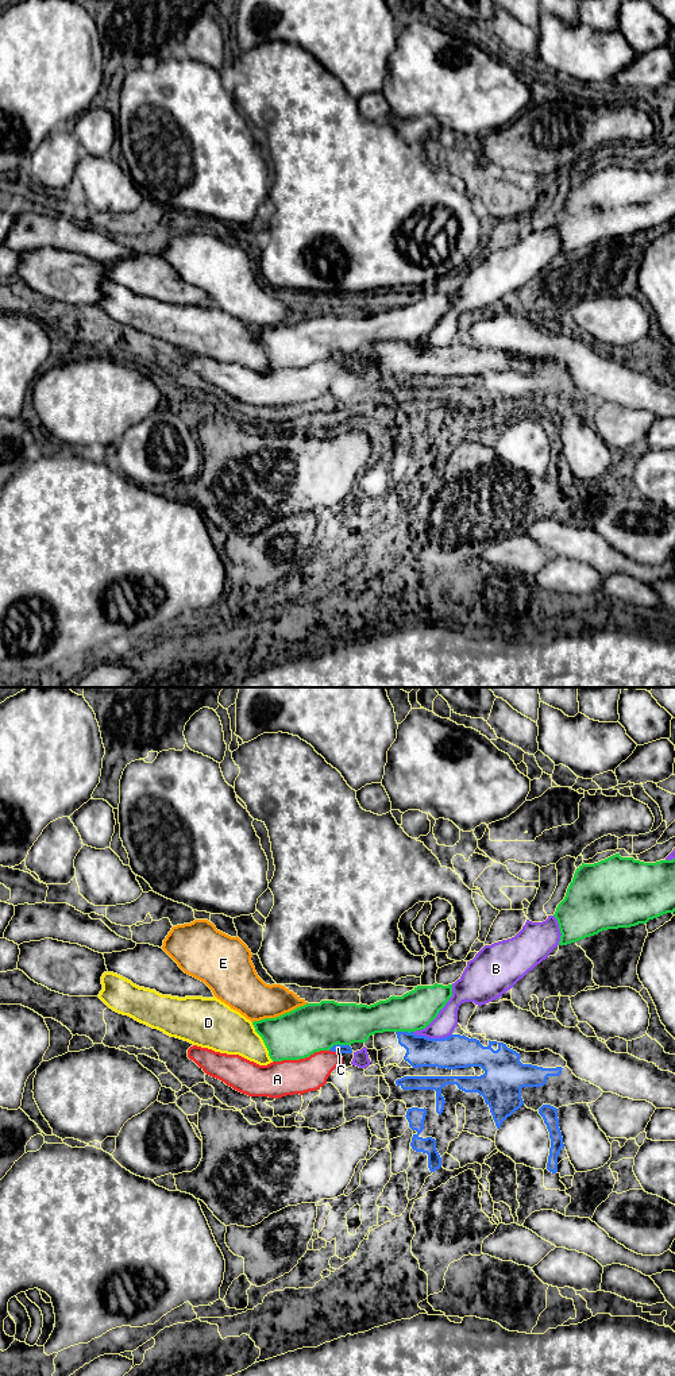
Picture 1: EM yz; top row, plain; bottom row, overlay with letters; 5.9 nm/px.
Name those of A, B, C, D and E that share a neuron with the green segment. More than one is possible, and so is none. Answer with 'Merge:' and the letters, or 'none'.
Merge: none

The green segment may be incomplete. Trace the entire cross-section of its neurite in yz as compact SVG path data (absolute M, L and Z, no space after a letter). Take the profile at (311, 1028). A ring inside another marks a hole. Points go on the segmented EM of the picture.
M452 984L417 986L402 997L390 997L374 1005L338 1003L321 1001L306 1003L275 1018L254 1021L273 1061L300 1060L315 1052L329 1051L333 1045L366 1042L370 1036L383 1032L416 1032L425 1029L452 997Z

